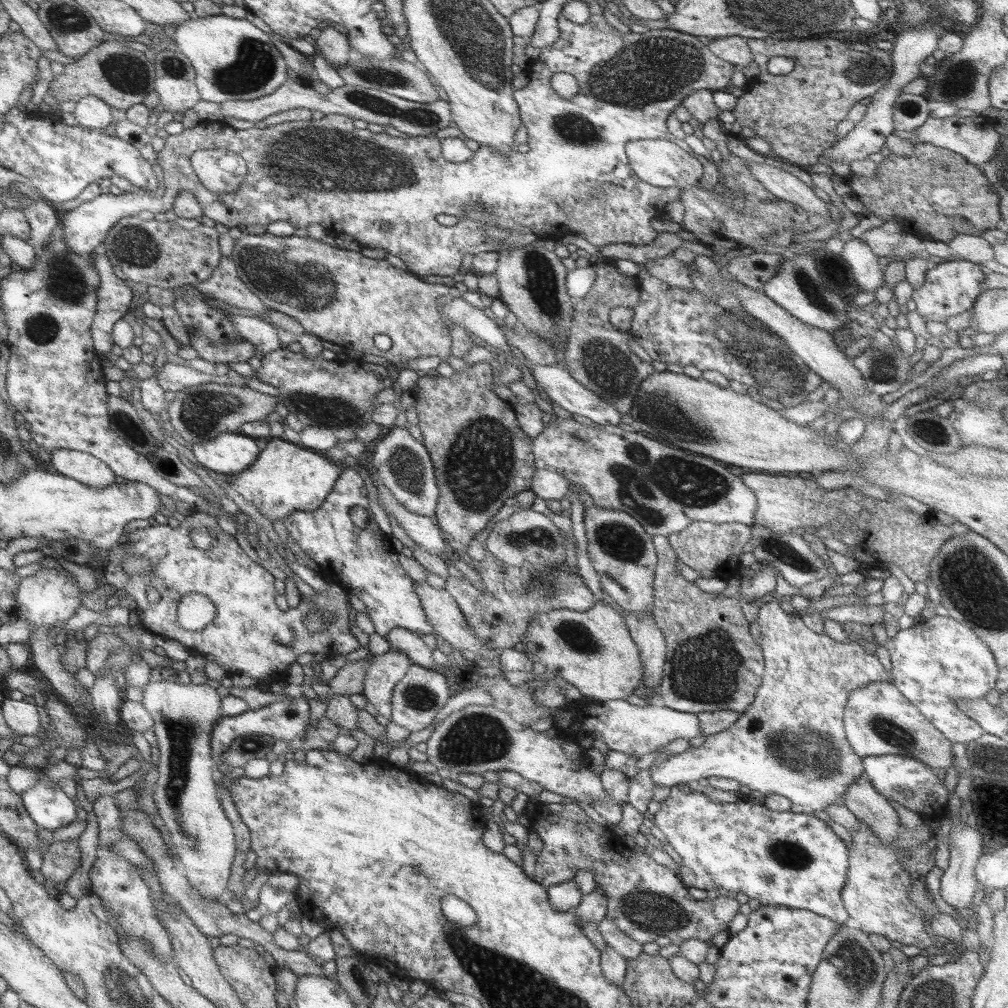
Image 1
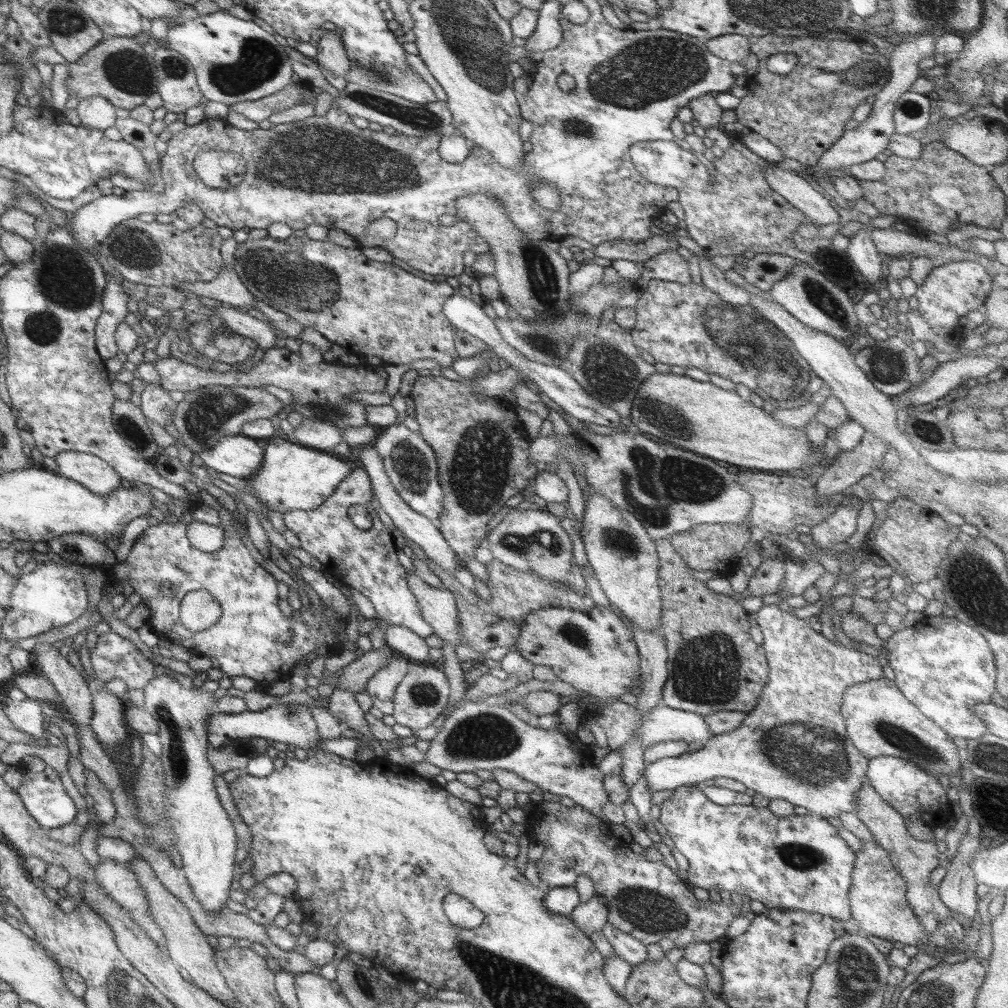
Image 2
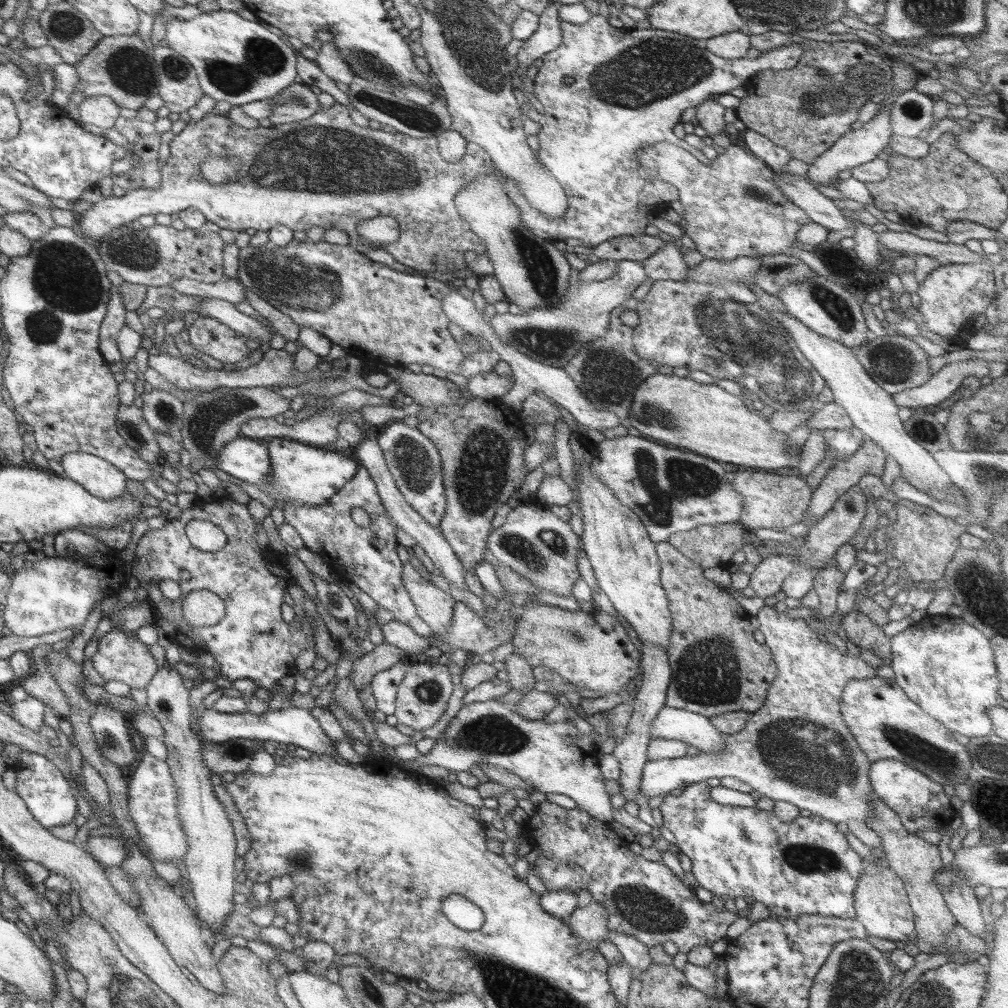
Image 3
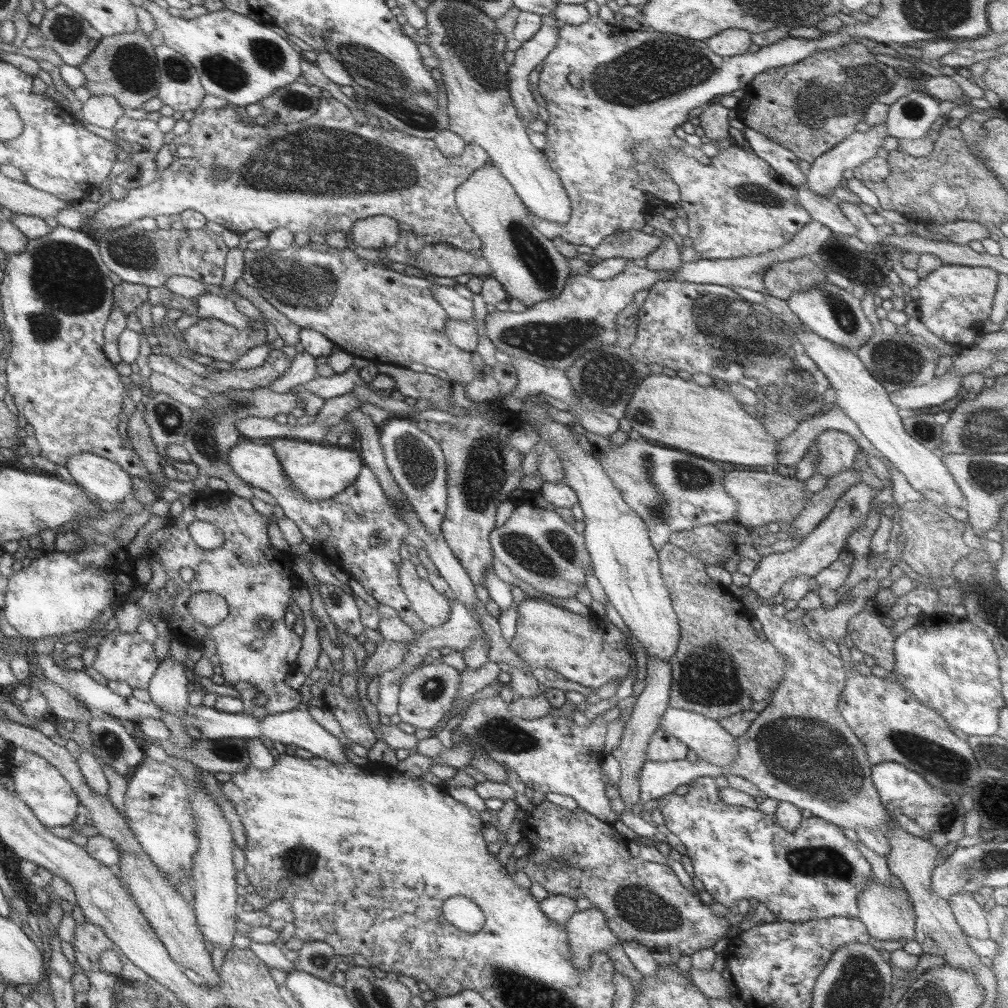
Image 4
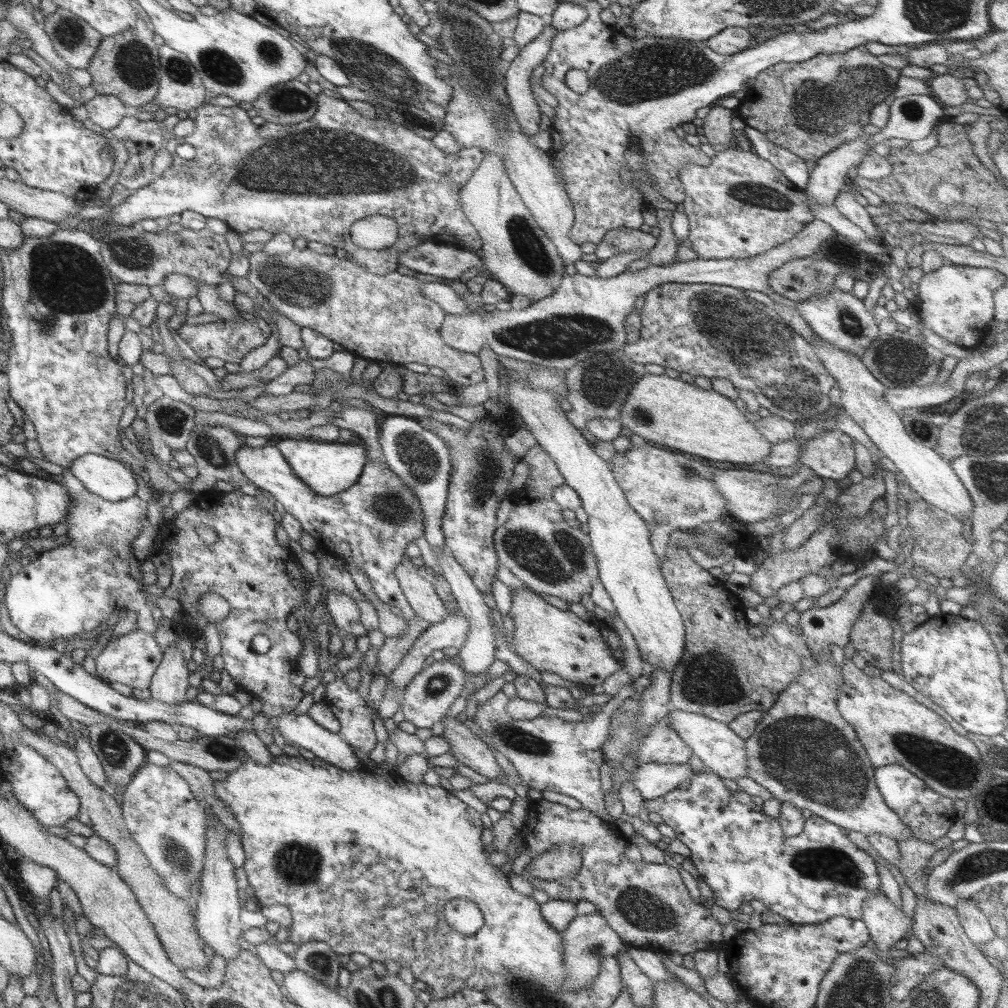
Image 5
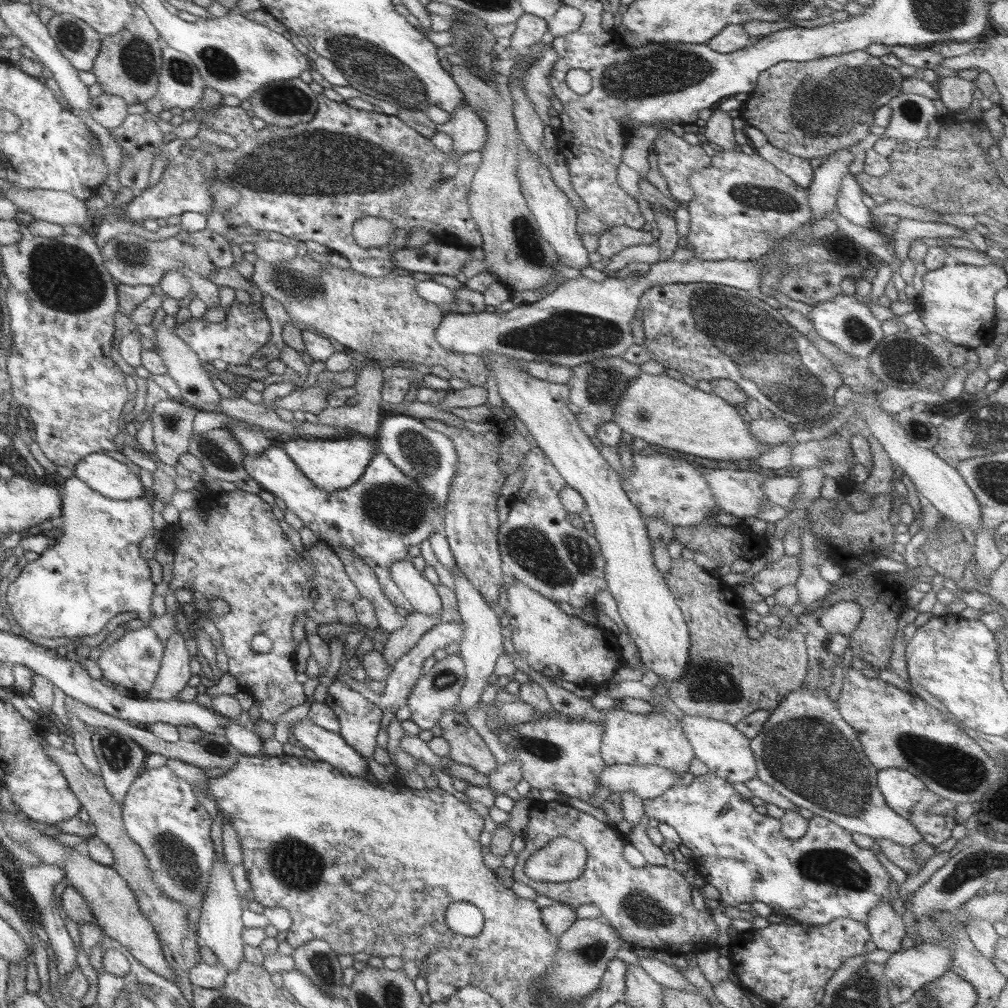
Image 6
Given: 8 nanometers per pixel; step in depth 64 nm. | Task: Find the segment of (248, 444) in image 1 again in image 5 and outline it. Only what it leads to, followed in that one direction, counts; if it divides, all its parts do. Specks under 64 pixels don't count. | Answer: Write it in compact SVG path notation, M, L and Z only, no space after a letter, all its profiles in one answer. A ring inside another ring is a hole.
M239 444L239 450L235 452L235 466L241 470L241 474L259 490L269 492L269 496L279 502L283 506L283 512L297 518L297 522L301 524L301 530L307 532L315 544L317 550L333 556L337 560L343 560L345 566L351 564L357 572L363 574L363 578L369 584L371 594L381 602L387 604L389 608L397 608L399 610L399 618L409 624L415 616L411 612L411 608L407 606L407 600L403 598L399 584L395 580L395 568L401 564L401 560L405 558L405 548L407 544L411 544L415 538L423 536L423 516L419 512L419 500L411 494L411 490L407 490L407 486L385 466L377 466L373 462L367 462L359 474L359 480L349 486L347 490L343 490L341 494L335 496L317 496L313 494L287 466L285 458L281 456L281 452L275 446L261 446L261 448L251 448L251 446L243 446Z

